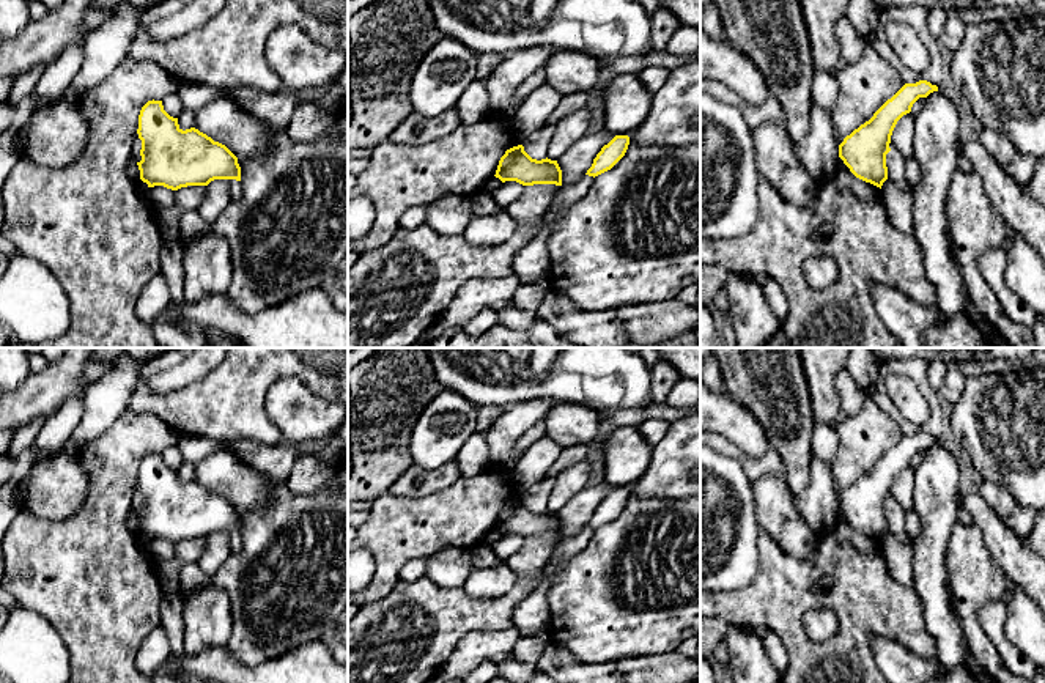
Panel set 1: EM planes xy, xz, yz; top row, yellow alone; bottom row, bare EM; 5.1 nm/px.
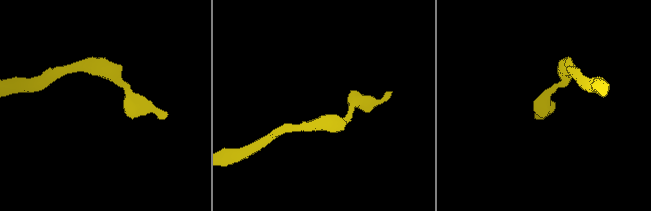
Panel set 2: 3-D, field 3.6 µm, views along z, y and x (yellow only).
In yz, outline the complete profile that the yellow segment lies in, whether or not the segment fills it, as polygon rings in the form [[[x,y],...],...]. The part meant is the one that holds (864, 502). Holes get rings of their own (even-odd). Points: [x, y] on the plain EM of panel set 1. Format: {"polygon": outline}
{"polygon": [[[927,433],[905,436],[869,474],[844,491],[839,510],[856,530],[881,541],[888,532],[886,507],[891,504],[891,488],[897,474],[911,464],[919,450],[933,444],[938,444],[938,439]]]}

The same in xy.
{"polygon": [[[153,452],[142,460],[137,486],[142,493],[142,513],[137,518],[140,532],[148,540],[164,538],[178,543],[187,538],[208,538],[214,532],[241,533],[238,510],[225,497],[214,494],[195,480],[183,483],[178,471],[164,463],[162,453]]]}

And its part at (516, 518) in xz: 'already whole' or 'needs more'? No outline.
already whole

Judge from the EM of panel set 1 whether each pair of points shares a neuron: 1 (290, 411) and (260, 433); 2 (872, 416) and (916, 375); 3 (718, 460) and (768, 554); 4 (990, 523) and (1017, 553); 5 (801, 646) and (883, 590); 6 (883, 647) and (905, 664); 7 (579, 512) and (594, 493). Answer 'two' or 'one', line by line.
1: two
2: two
3: two
4: one
5: one
6: one
7: one

